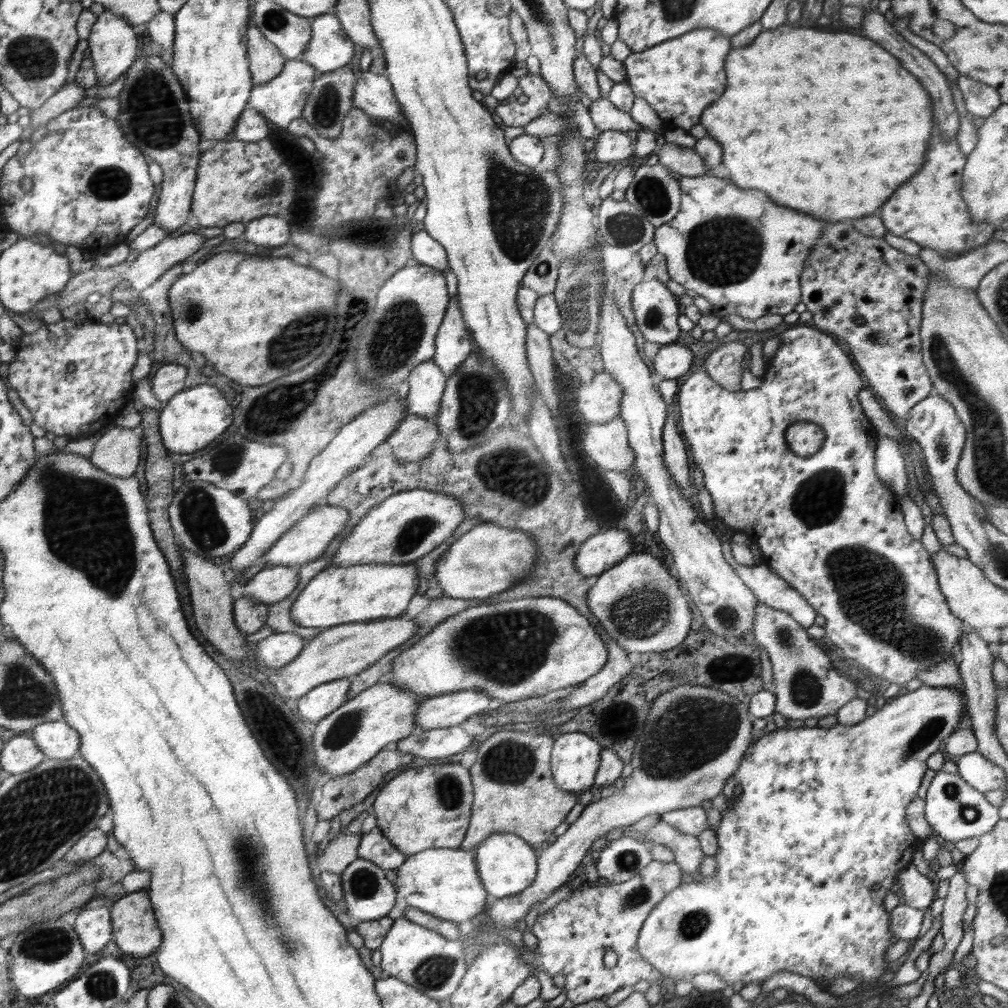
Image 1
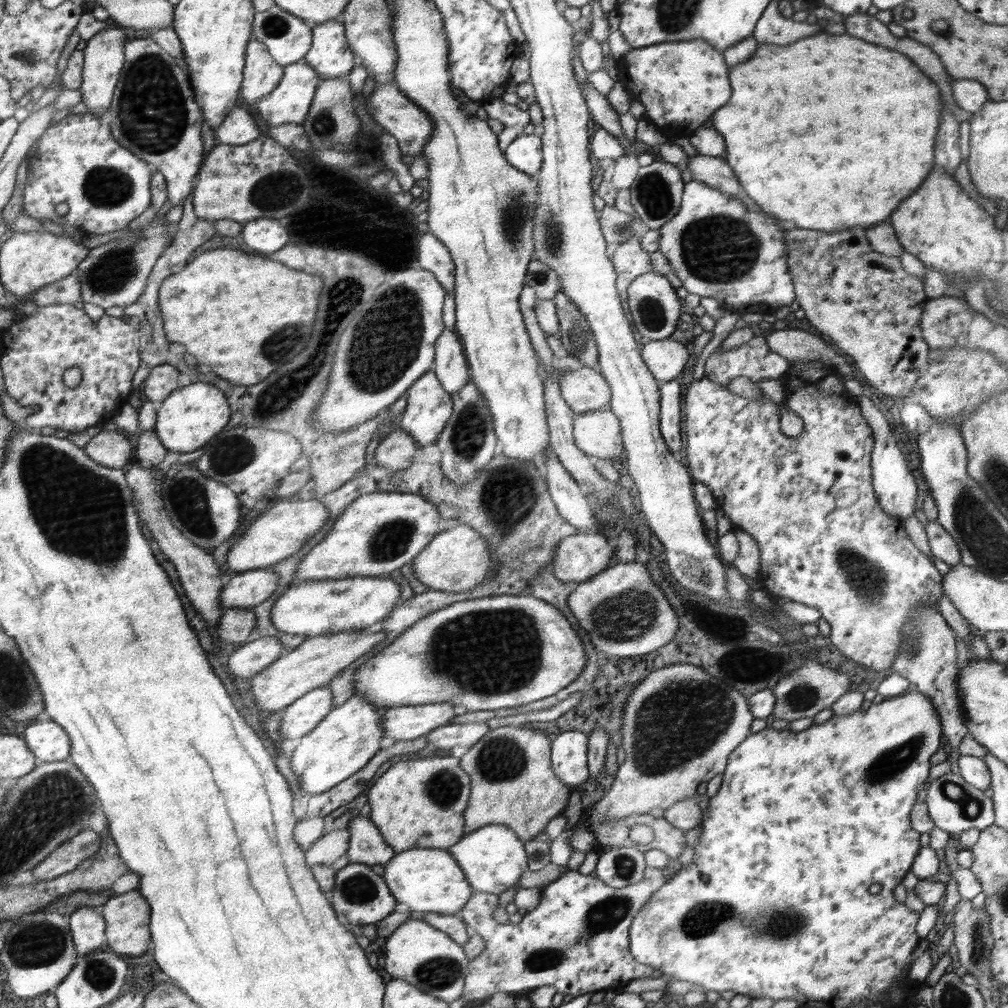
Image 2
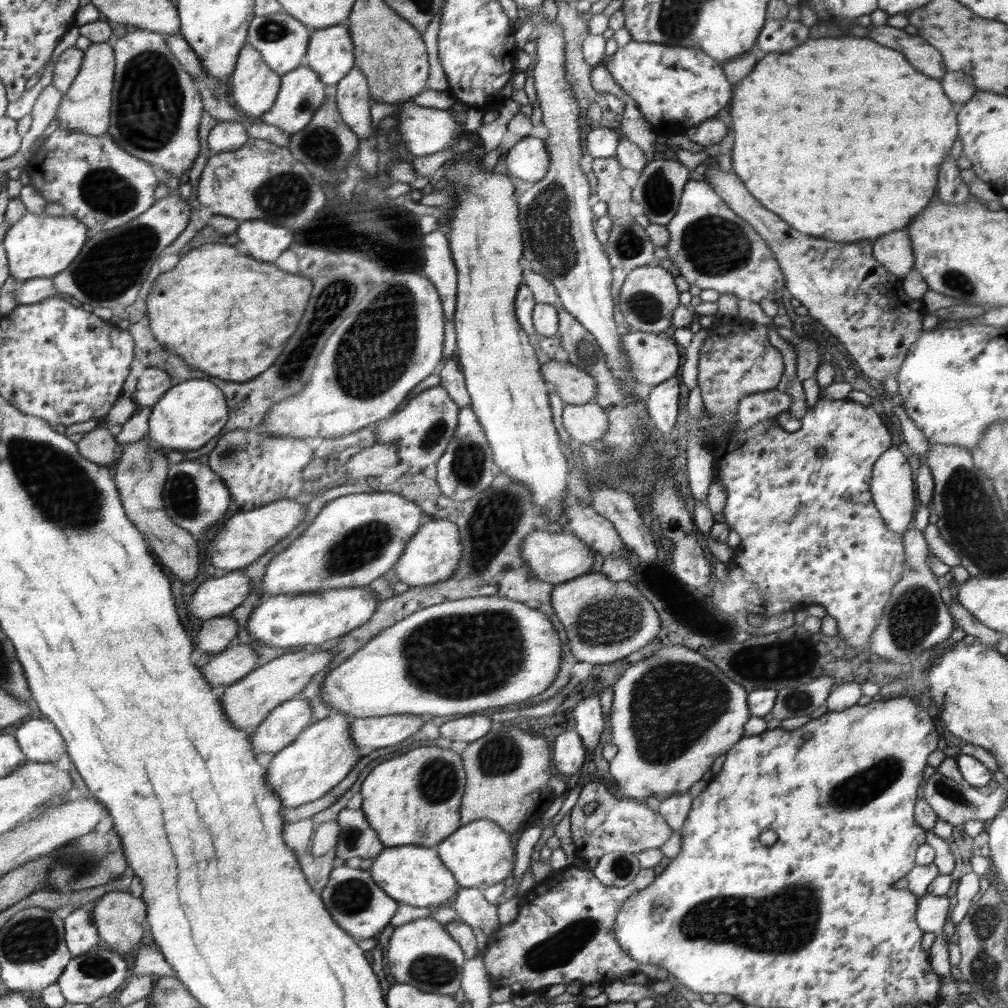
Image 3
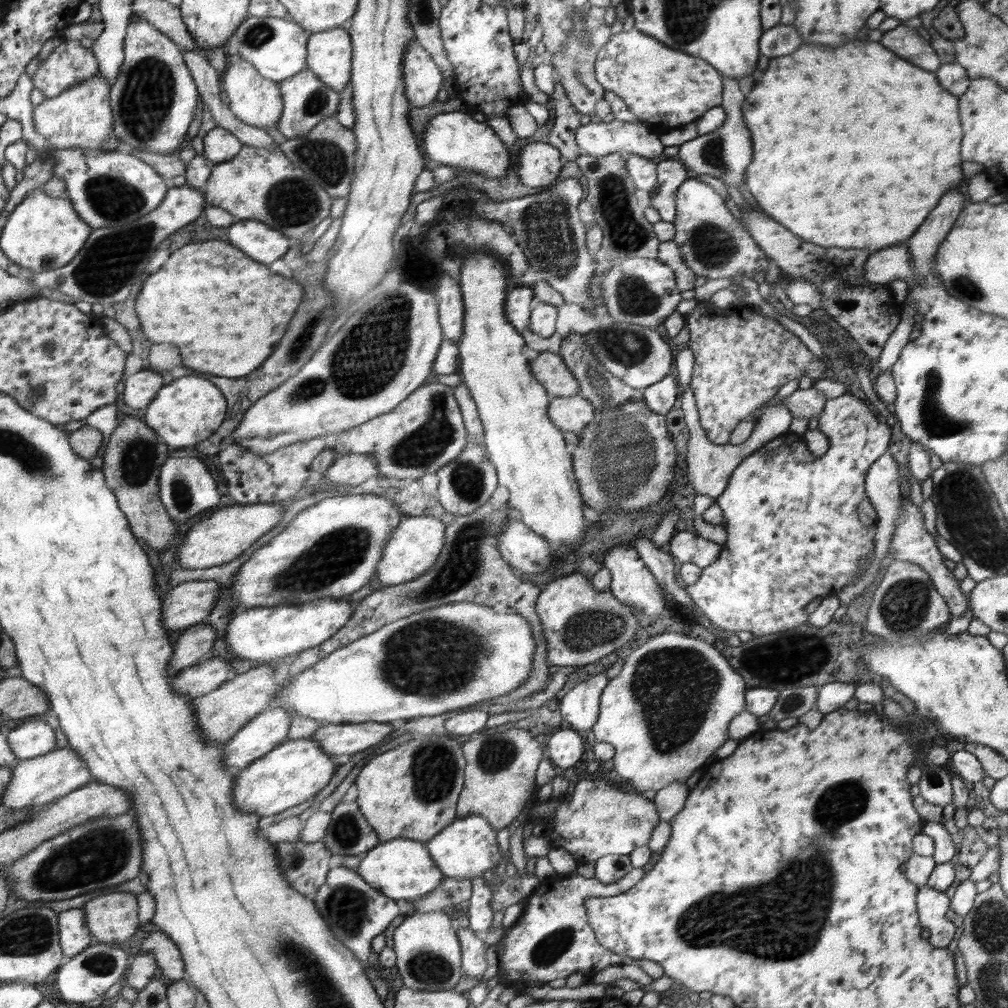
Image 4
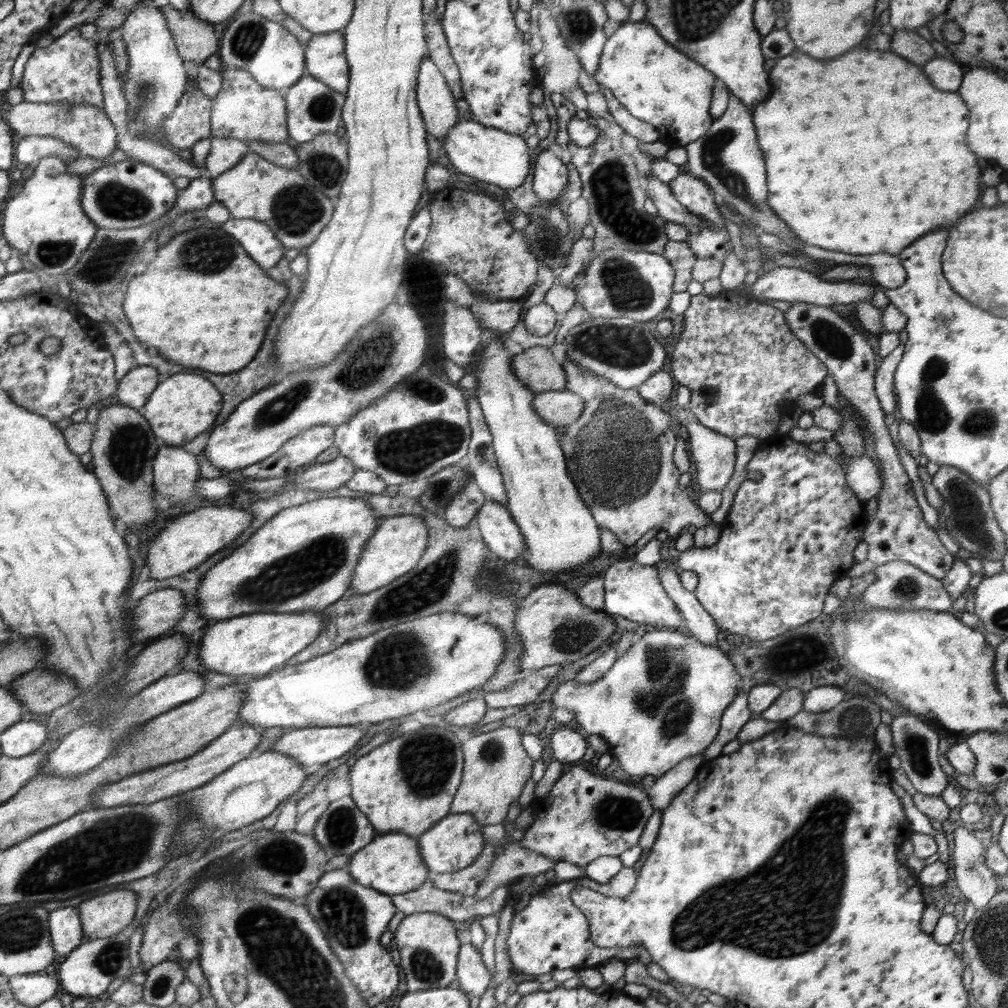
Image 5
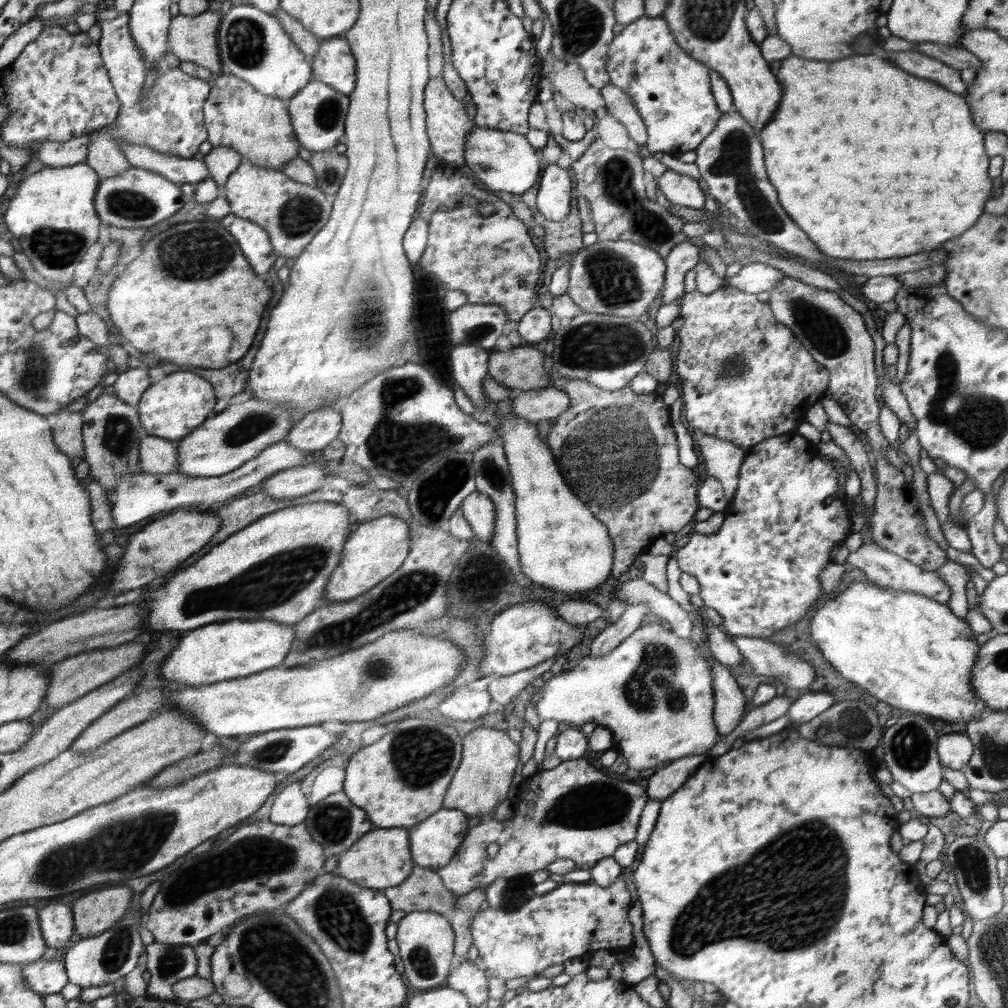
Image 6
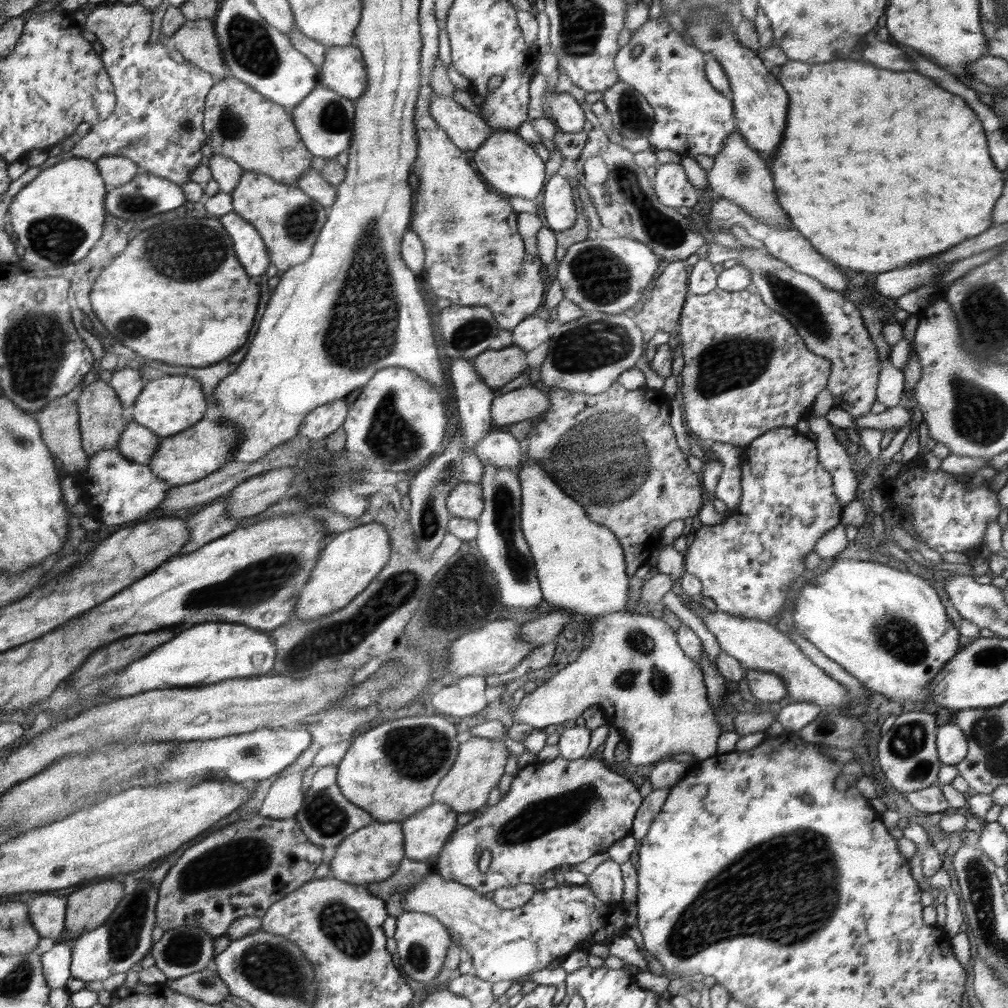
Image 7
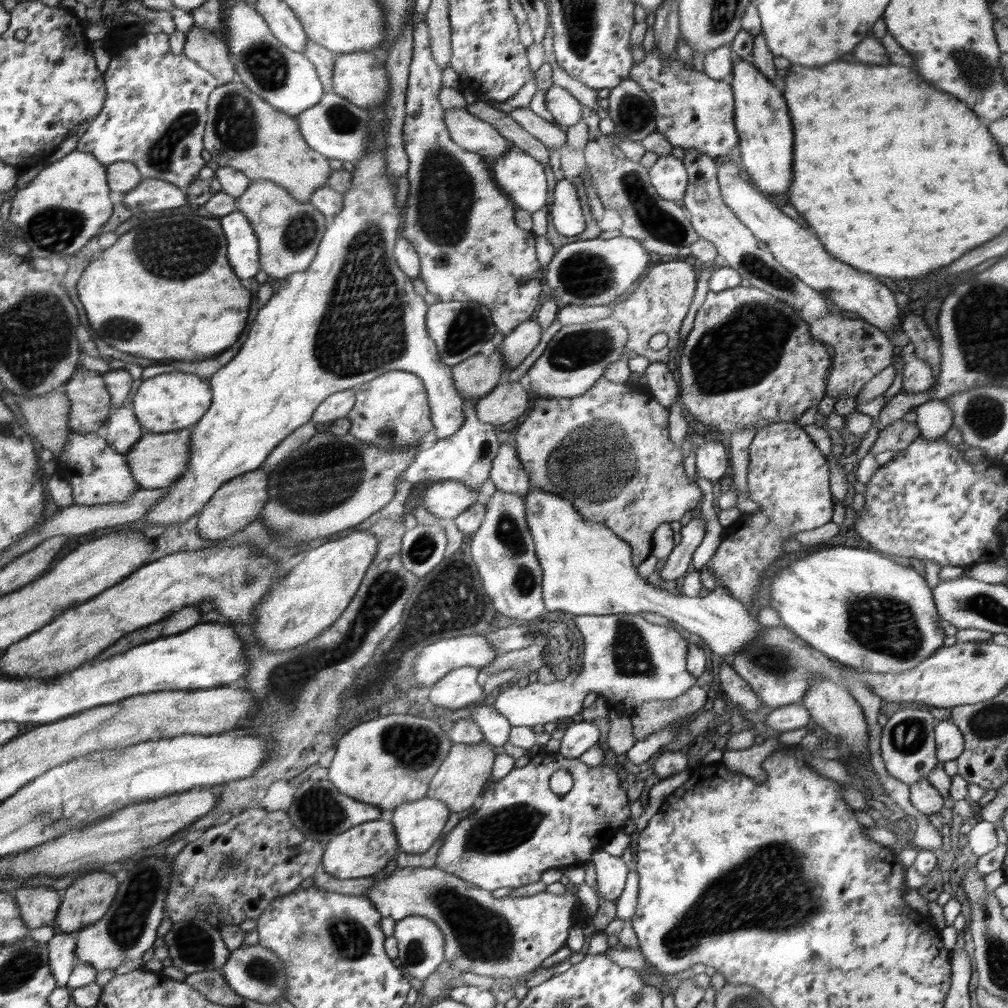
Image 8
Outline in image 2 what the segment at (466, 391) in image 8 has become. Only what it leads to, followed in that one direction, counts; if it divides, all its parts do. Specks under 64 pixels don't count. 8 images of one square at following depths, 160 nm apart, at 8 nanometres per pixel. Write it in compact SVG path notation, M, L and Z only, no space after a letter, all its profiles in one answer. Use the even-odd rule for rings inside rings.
M582 367L577 370L556 372L562 398L575 414L600 410L610 403L610 390L604 375L596 368Z

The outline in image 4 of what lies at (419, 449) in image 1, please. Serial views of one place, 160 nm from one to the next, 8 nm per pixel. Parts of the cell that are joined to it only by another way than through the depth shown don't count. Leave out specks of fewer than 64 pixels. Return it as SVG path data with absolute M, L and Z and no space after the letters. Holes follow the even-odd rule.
M347 454L336 459L327 468L326 478L329 482L340 488L354 488L359 490L359 485L368 478L379 475L376 458L372 455Z

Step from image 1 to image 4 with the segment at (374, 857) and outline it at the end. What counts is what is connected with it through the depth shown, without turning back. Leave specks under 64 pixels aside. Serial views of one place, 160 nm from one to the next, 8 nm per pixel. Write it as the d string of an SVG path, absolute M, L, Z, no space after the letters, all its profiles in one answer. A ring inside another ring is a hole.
M340 801L331 812L331 821L326 829L326 836L322 840L330 852L338 855L357 855L372 851L380 843L380 837L373 825L369 823L361 813L357 802L345 803Z

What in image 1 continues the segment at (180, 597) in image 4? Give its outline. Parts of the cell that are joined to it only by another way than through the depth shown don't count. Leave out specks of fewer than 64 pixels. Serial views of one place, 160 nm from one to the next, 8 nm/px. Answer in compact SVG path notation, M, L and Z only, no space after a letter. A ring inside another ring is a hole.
M284 565L264 566L244 588L244 597L252 597L267 605L288 598L298 586L298 570L296 567Z

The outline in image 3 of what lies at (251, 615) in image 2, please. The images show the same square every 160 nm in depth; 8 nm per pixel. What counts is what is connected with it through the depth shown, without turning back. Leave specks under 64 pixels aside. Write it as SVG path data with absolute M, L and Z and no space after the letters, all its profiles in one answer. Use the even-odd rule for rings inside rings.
M232 615L214 617L204 621L194 645L195 652L199 655L216 655L239 635L239 626L236 618Z

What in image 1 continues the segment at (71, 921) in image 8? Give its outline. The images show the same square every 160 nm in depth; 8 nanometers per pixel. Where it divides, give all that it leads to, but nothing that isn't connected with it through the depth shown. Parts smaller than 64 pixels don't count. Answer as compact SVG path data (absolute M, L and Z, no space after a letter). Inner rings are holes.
M147 889L116 899L110 907L110 912L113 919L113 939L114 942L117 942L119 950L144 957L148 954L154 954L161 946L164 933L158 924L152 898Z

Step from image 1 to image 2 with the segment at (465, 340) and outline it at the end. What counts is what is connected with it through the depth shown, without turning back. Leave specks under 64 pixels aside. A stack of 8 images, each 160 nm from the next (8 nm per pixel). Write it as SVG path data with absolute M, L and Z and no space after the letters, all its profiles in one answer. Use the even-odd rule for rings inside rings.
M445 329L434 343L434 372L446 392L453 394L468 384L469 365L464 345L455 331Z

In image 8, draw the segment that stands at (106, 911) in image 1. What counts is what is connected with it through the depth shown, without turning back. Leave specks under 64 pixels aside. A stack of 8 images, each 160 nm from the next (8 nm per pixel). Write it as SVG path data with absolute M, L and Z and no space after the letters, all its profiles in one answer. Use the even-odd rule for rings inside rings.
M33 886L14 890L12 895L21 909L21 919L28 928L55 926L54 922L63 899L58 896L57 890Z

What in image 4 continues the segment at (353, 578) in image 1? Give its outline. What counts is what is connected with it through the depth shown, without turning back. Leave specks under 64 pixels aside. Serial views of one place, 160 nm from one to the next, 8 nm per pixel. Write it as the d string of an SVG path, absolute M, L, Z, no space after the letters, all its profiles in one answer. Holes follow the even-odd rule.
M346 598L318 599L301 605L280 605L240 609L228 623L225 636L228 650L239 659L256 664L290 660L298 653L322 644L341 630L353 615Z

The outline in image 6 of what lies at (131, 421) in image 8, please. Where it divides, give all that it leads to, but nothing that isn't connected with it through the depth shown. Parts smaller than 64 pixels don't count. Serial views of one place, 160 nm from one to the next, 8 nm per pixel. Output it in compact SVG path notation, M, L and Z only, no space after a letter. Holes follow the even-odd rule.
M146 435L142 437L139 470L146 474L168 474L179 472L179 455L177 445L168 439Z

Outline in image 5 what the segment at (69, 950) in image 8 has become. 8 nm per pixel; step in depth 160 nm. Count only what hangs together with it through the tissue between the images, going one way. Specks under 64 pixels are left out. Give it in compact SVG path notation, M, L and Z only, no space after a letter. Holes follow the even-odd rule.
M46 971L28 972L25 975L16 975L9 977L9 987L12 988L13 996L20 1004L37 1007L41 1002L54 997L58 990L59 979L49 976Z

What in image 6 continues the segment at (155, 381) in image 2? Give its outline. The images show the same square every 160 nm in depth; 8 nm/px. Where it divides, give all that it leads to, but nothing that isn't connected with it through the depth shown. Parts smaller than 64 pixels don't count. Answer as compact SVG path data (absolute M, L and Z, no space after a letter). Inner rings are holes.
M128 368L124 372L119 373L115 384L110 387L110 391L116 397L125 401L126 404L137 407L141 402L142 396L145 395L150 388L150 378L148 378L148 370L137 368Z

